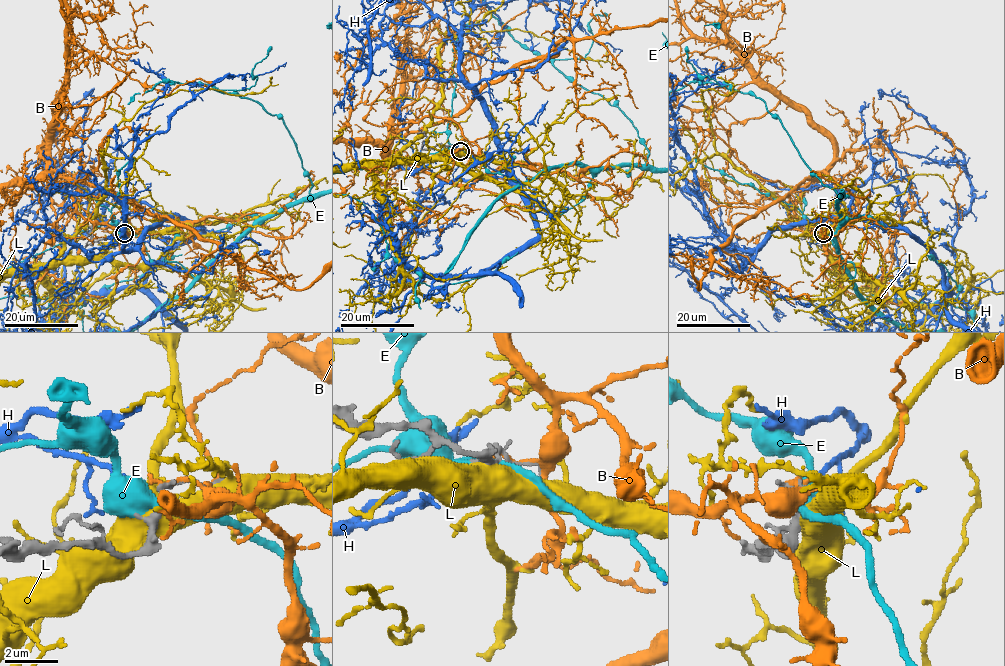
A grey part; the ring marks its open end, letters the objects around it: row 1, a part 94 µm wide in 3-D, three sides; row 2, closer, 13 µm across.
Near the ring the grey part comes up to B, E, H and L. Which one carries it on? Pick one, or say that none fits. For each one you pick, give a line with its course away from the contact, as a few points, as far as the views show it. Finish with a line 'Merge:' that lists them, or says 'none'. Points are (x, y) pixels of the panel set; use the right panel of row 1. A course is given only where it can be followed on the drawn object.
Merge: H

